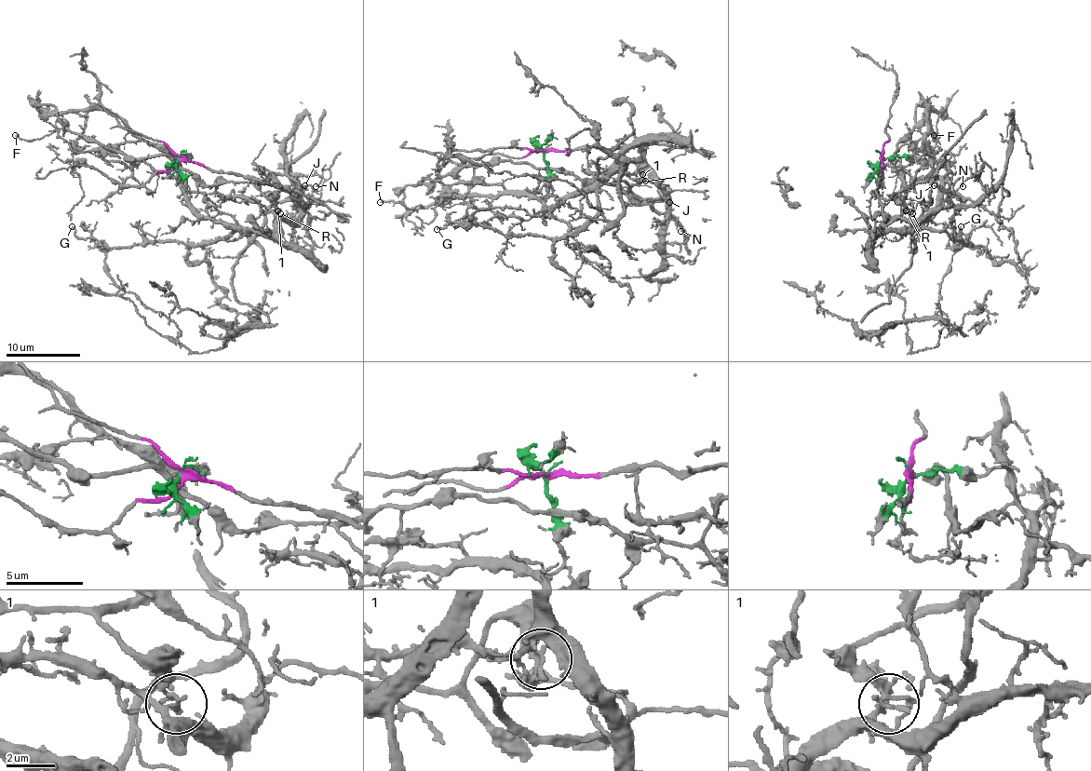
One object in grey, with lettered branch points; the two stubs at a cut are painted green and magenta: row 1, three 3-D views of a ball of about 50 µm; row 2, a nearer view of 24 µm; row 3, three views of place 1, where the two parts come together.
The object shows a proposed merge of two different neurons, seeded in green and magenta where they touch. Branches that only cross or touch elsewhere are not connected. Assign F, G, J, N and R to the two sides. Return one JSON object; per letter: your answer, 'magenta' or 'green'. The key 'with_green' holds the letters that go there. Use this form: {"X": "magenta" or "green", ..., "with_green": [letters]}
{"F": "green", "G": "green", "J": "green", "N": "green", "R": "green", "with_green": ["F", "G", "J", "N", "R"]}

